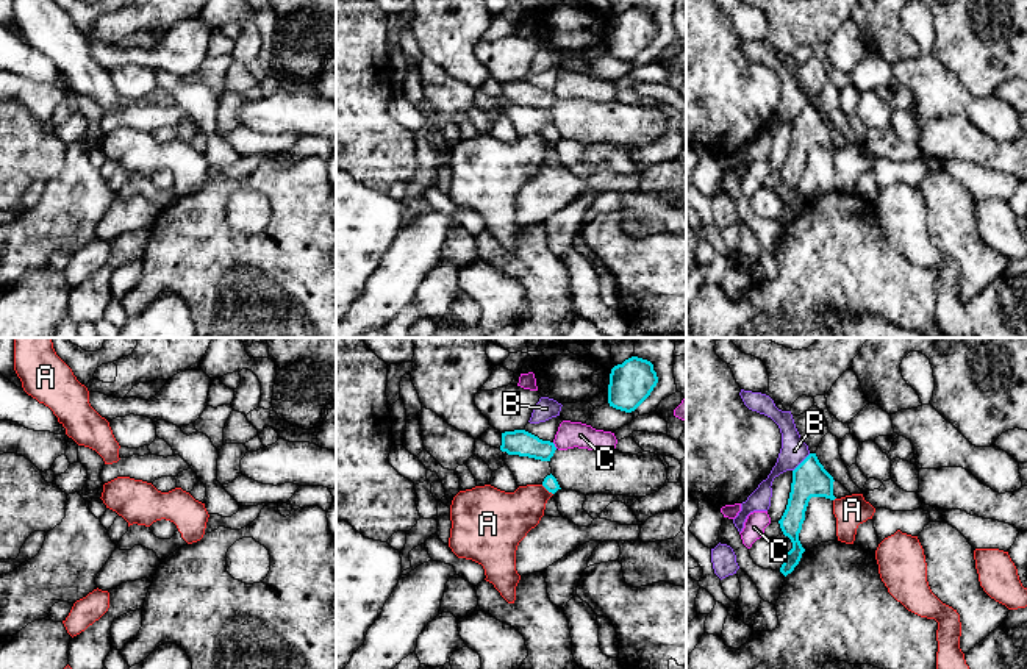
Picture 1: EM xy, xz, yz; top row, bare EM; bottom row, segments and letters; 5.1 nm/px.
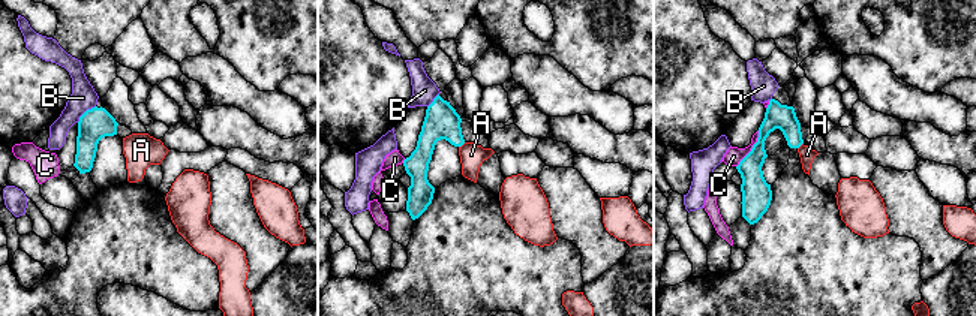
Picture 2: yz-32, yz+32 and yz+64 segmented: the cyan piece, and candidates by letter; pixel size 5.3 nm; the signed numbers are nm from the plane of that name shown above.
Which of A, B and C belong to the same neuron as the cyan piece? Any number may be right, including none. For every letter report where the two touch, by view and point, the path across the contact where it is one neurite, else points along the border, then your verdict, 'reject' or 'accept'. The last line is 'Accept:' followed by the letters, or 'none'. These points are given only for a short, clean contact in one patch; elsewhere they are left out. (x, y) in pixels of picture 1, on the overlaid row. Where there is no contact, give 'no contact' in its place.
A: meets cyan in xz at (547, 490); border along xz (541, 485), (552, 494); reject
B: meets cyan in yz at (801, 463); reject
C: meets cyan in xz at (554, 446); reject
Accept: none

